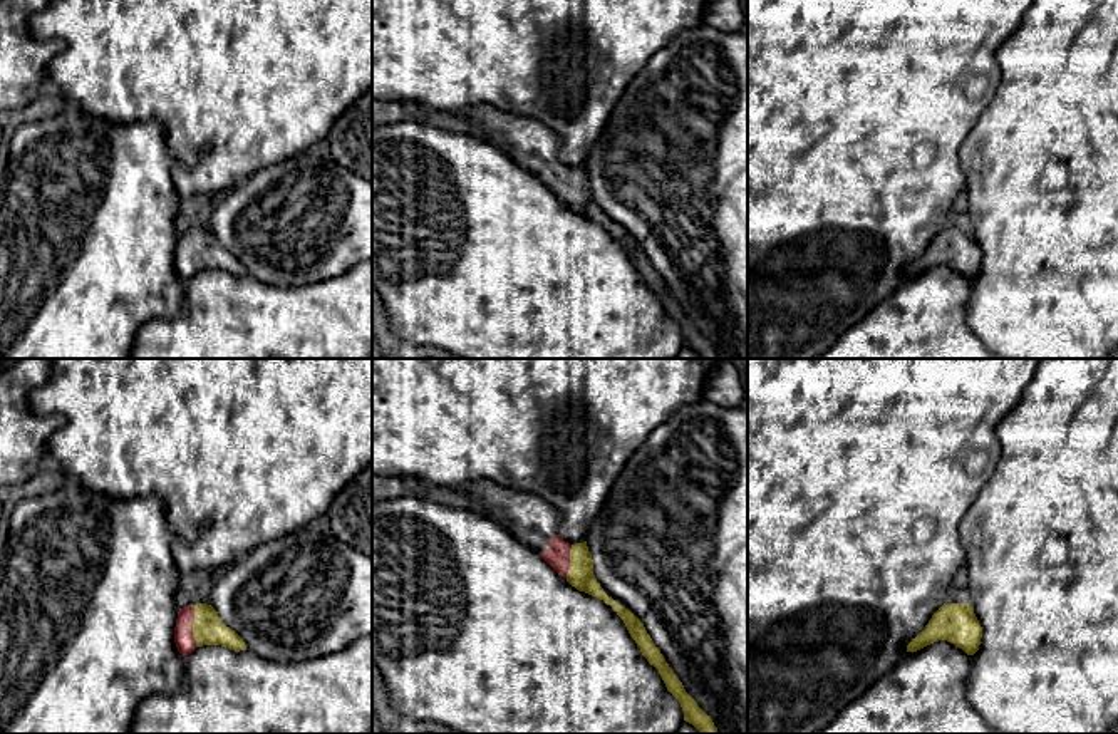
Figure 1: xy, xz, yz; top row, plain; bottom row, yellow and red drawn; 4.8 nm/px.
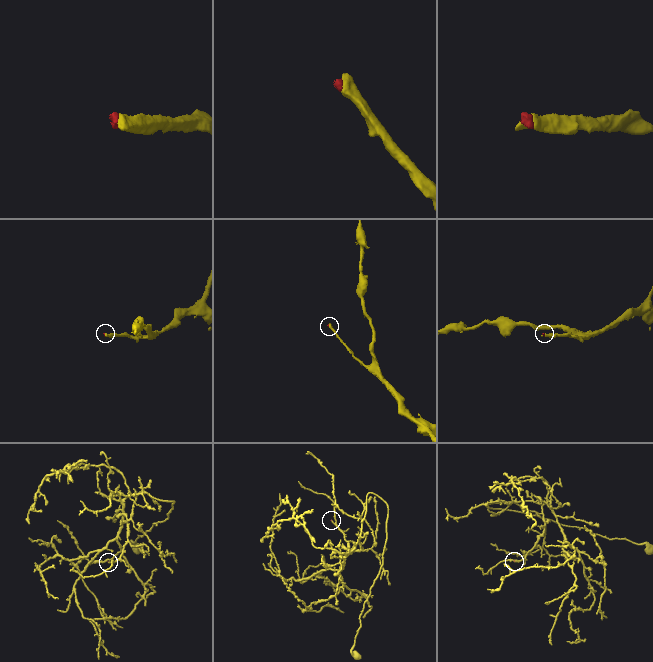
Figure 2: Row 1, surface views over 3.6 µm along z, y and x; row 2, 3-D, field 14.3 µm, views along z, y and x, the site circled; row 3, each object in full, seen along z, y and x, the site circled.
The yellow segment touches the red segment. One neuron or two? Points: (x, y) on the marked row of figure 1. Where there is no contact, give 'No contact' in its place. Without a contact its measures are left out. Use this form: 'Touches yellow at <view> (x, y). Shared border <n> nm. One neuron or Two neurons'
Touches yellow at xy (193, 625). Shared border 200 nm. One neuron

